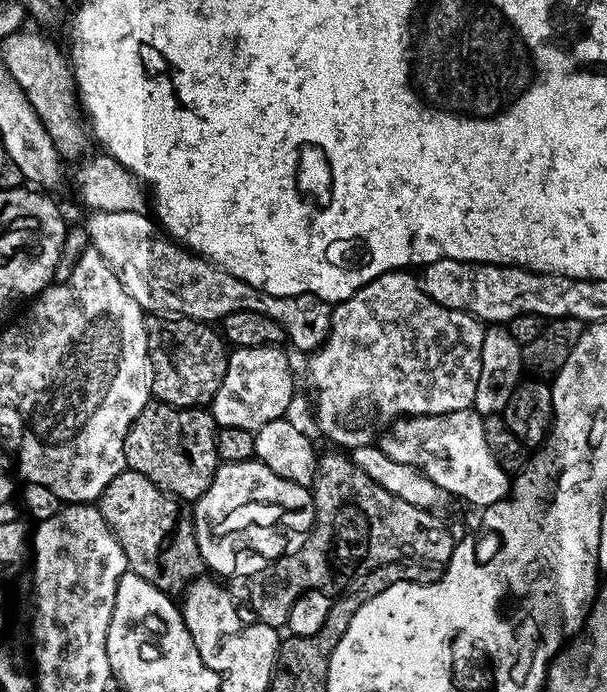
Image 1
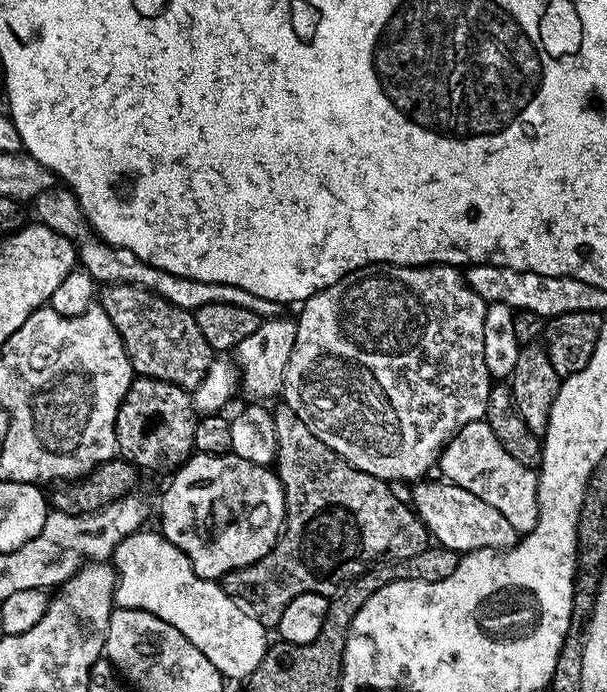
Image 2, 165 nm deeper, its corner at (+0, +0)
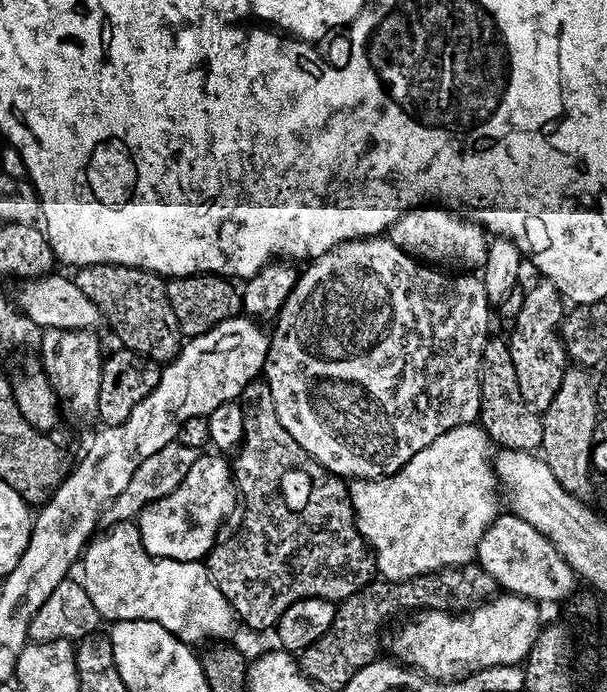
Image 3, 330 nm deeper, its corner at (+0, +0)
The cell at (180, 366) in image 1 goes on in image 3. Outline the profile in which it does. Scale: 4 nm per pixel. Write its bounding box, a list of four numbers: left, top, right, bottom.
[75,264,182,362]

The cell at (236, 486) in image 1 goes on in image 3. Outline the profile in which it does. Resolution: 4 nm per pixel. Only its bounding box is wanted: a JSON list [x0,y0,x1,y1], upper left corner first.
[138,454,238,561]

